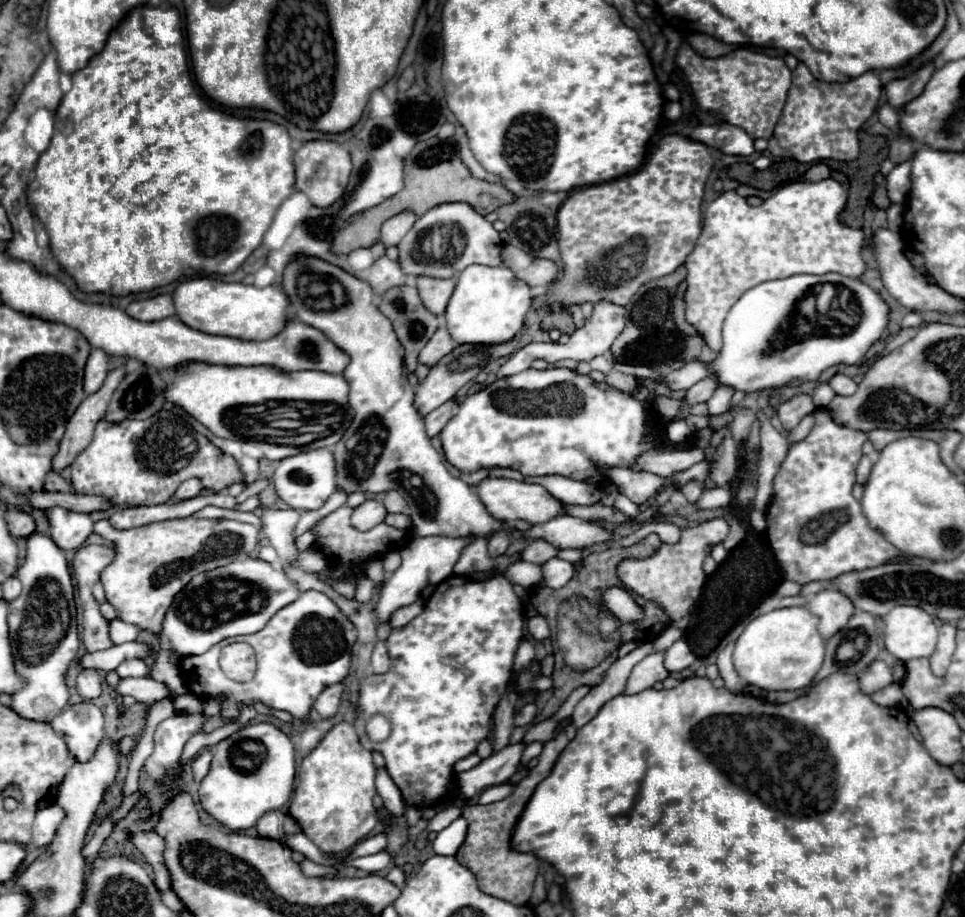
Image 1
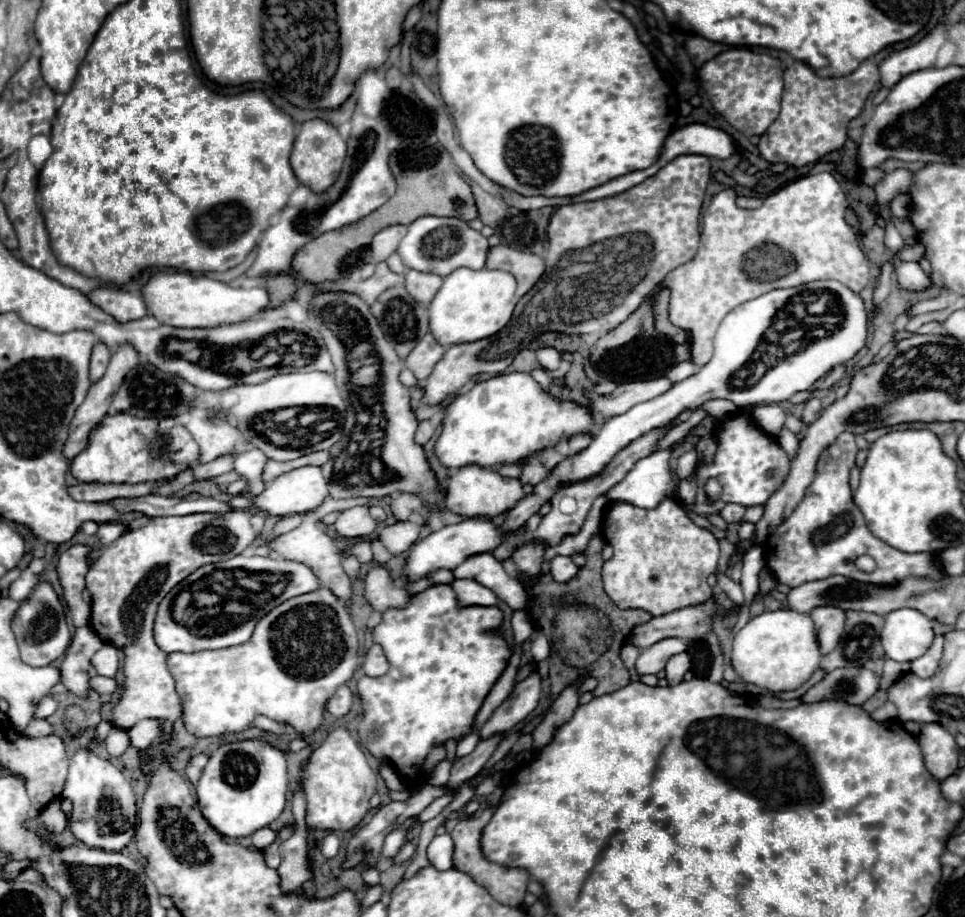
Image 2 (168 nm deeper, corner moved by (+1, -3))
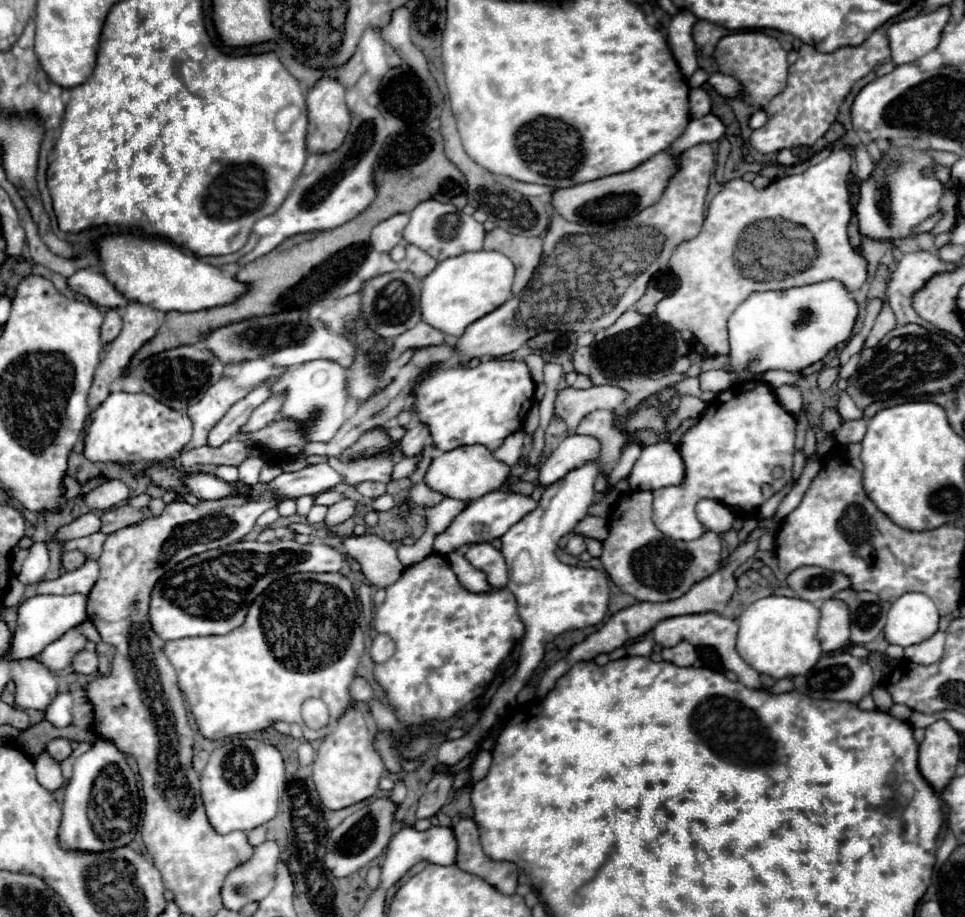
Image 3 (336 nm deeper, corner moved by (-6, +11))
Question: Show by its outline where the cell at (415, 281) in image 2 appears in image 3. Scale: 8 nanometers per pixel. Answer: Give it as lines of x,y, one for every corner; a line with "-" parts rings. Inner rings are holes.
408,244
406,246
406,262
408,262
408,270
418,278
422,280
424,276
428,276
428,272
432,272
432,268
436,268
436,260
432,256
428,256
424,250

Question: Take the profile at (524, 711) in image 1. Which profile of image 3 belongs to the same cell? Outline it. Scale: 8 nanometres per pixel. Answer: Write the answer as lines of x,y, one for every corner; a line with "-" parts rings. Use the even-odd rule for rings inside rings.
586,462
574,470
570,470
564,478
550,484
540,502
538,508
532,510
528,516
524,516
518,524
514,524
500,540
500,552
506,560
510,582
508,590
516,596
518,616
526,628
524,642
522,642
522,656
516,674
504,682
498,692
494,694
490,706
482,712
480,724
474,726
466,736
458,740
446,740
440,744
436,758
444,766
458,764
474,746
476,740
486,734
486,730
494,724
494,720
504,714
508,708
516,704
516,694
522,690
522,686
528,684
530,674
544,658
544,646
546,642
554,640
554,636
566,632
566,630
578,630
586,626
596,626
602,622
606,608
608,608
608,578
604,572
590,570
590,568
578,568
578,566
566,566
556,558
556,546
558,540
564,534
570,534
572,528
586,516
588,506
594,500
594,482
600,472
600,462

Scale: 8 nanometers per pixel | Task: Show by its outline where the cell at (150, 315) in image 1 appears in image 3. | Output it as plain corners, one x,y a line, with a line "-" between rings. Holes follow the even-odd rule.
90,266
74,272
66,284
72,292
90,298
90,302
98,306
124,308
128,304
128,300
124,300
124,296
120,296
120,292
116,292
116,288
112,288
112,284
108,284
108,280
104,280
104,276

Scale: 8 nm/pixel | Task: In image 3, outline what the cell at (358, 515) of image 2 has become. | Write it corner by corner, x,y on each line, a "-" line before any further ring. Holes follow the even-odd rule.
346,498
342,502
336,502
334,506
328,508
328,514
324,518
324,524
326,526
336,526
336,524
346,522
348,518
354,516
354,508
356,508
356,502
350,500
350,498

